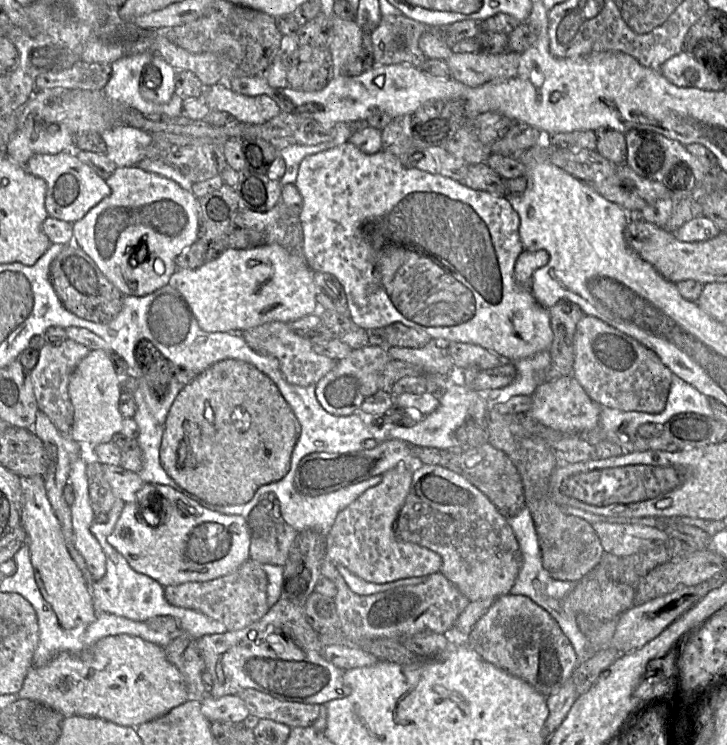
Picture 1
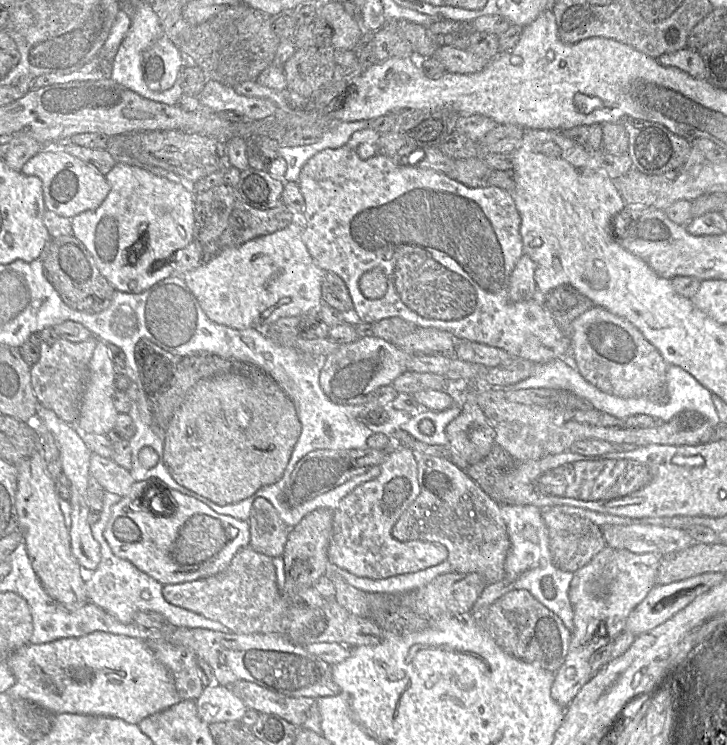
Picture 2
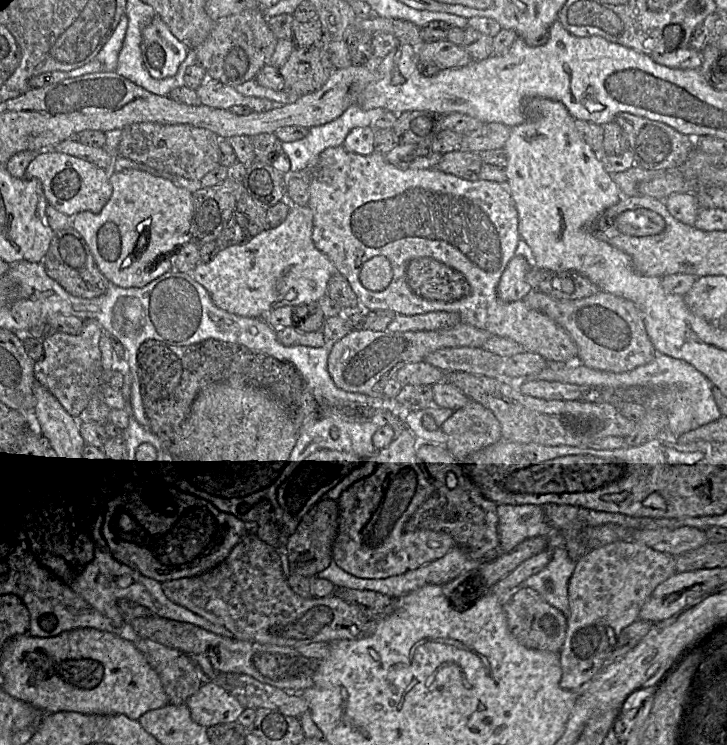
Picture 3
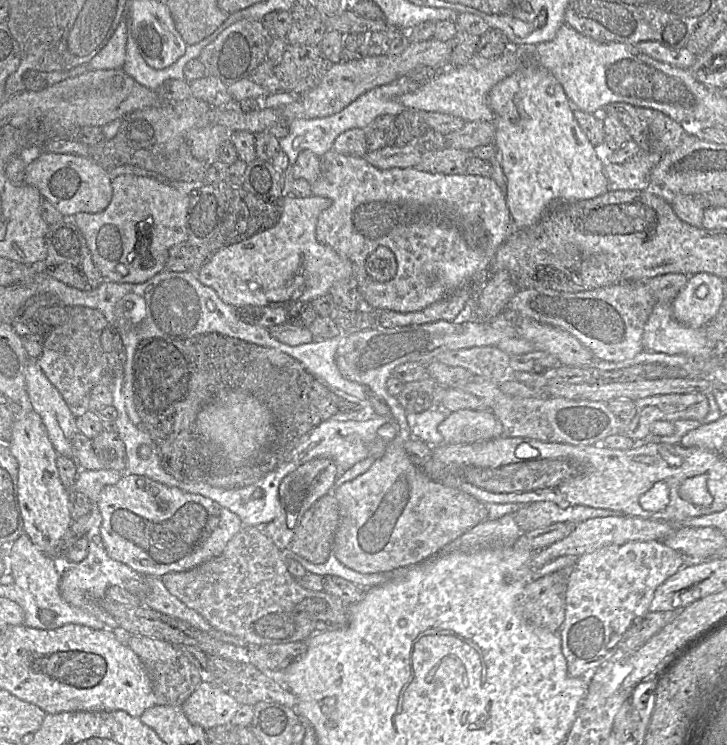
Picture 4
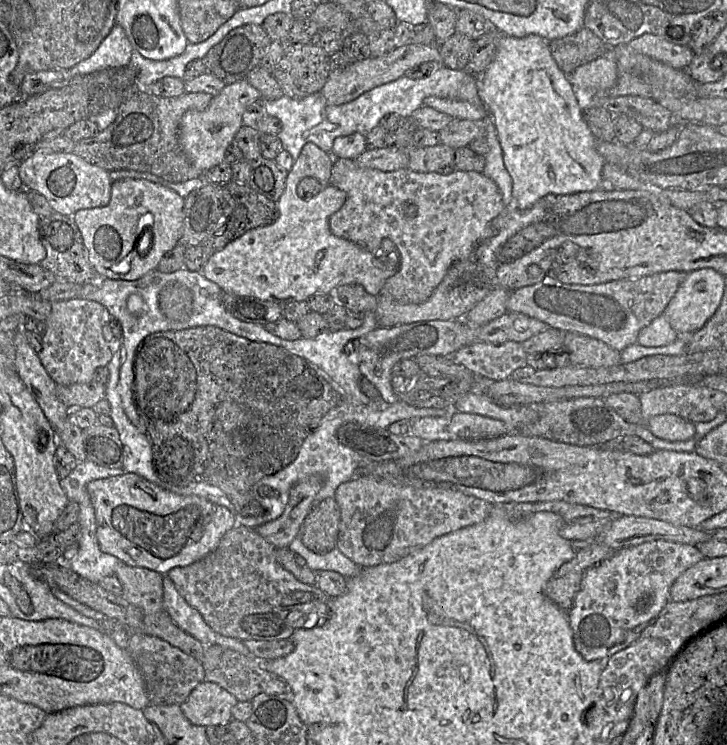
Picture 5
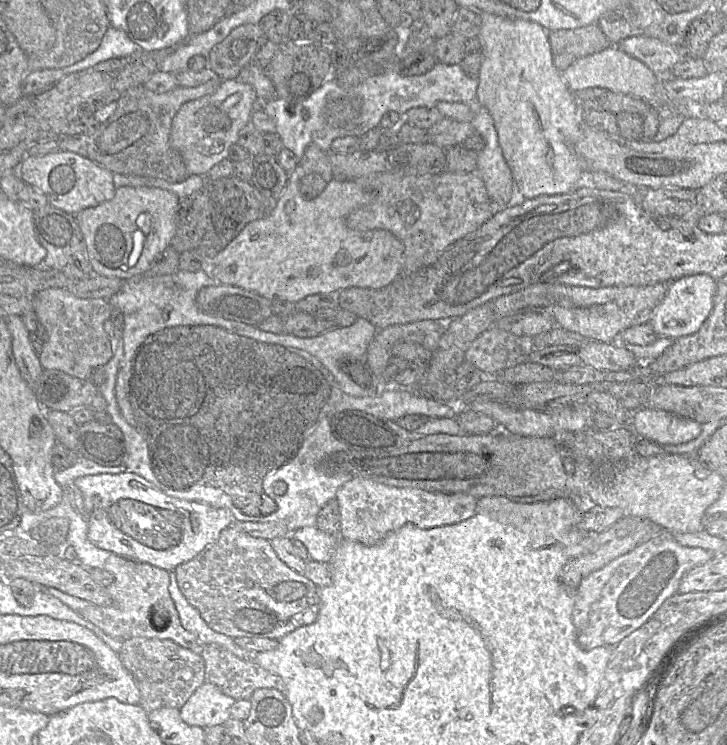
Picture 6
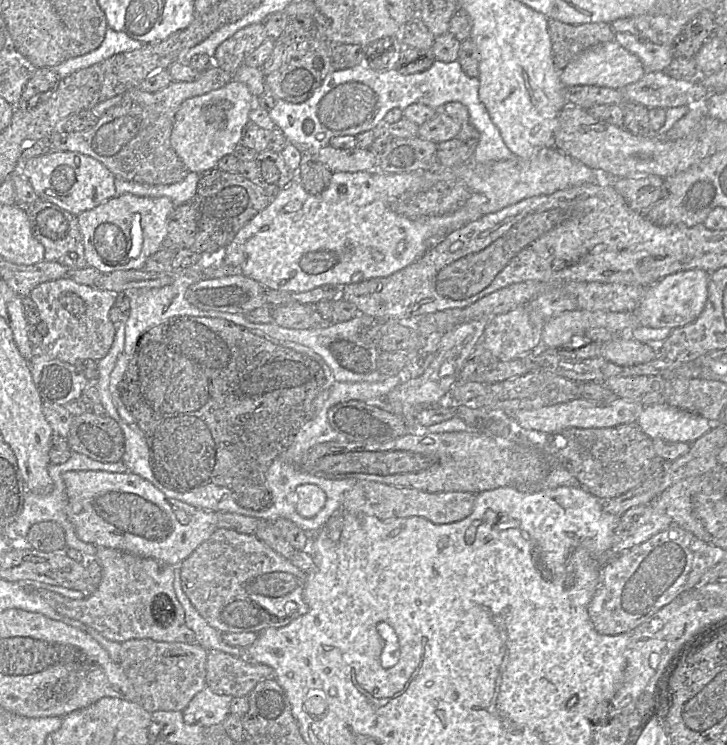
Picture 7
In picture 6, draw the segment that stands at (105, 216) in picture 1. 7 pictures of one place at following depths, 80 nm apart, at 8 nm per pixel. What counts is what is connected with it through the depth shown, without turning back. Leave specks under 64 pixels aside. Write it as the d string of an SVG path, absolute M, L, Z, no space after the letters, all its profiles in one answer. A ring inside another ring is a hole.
M124 186L116 189L111 200L75 214L93 272L120 279L148 274L153 260L170 246L176 233L180 203L176 194L161 188ZM144 216L150 218L150 232L145 236L144 247L139 256L139 249L136 251L133 244L133 234L136 229L141 229L135 219Z

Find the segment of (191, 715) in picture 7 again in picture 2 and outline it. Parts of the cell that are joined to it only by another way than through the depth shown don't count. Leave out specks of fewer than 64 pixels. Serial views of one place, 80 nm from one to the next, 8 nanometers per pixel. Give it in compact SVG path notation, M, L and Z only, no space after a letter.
M216 683L204 687L195 702L198 716L207 724L241 720L248 710L228 687Z

